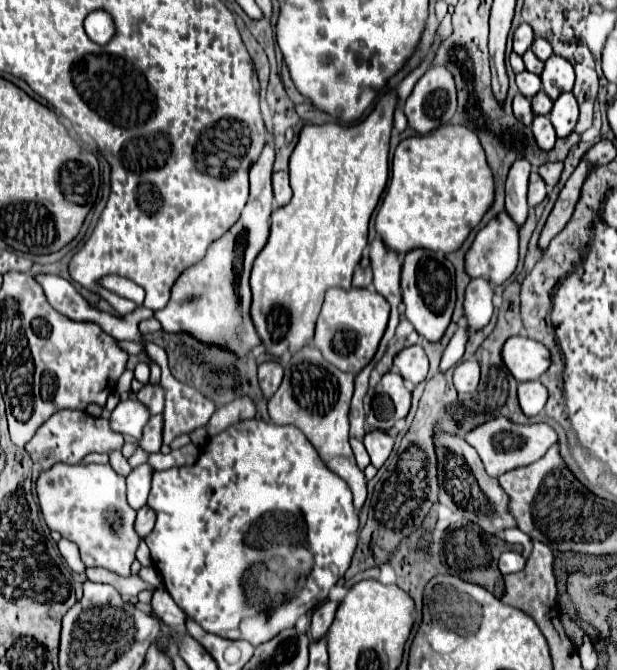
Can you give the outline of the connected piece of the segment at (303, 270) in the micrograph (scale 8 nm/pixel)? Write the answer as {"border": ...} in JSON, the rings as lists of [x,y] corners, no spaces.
{"border":[[[385,93],[361,123],[323,123],[301,127],[297,145],[289,157],[293,197],[287,205],[273,211],[269,241],[257,255],[251,271],[251,317],[263,345],[273,357],[281,357],[285,351],[297,353],[313,337],[315,321],[327,289],[351,287],[353,271],[367,245],[371,213],[375,211],[389,181],[389,135],[393,129],[395,107],[397,95]]]}

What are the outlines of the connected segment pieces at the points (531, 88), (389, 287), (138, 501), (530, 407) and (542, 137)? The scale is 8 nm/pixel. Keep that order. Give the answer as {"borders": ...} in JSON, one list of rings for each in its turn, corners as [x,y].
{"borders":[[[[523,71],[523,73],[517,75],[517,87],[519,87],[519,91],[521,91],[527,99],[533,99],[533,95],[541,89],[541,79],[539,79],[539,75],[535,75],[535,73]]],[[[375,237],[371,243],[371,269],[373,269],[373,287],[391,303],[391,319],[387,325],[385,335],[395,335],[399,325],[399,303],[401,303],[401,289],[399,289],[399,275],[401,275],[401,261],[395,251],[387,251],[383,247],[383,239]]],[[[139,465],[127,477],[127,503],[133,509],[141,509],[147,503],[147,495],[151,489],[151,475],[153,475],[153,469],[149,465]]],[[[527,381],[519,385],[519,405],[525,415],[533,417],[539,411],[543,411],[547,399],[549,399],[547,387],[541,381]]],[[[537,115],[533,119],[533,135],[535,135],[535,141],[537,145],[543,149],[543,151],[551,151],[555,141],[557,141],[557,135],[555,135],[555,129],[549,121],[549,117],[545,115]]]]}

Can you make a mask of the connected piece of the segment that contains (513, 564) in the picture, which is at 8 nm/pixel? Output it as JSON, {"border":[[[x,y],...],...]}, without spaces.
{"border":[[[507,551],[507,553],[503,553],[501,559],[499,559],[499,571],[501,571],[503,575],[517,573],[517,571],[521,571],[523,567],[525,567],[525,559],[523,559],[519,553],[515,553],[515,551]]]}

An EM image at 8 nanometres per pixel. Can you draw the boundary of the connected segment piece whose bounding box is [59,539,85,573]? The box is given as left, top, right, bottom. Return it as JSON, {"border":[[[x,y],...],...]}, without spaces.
{"border":[[[61,539],[61,541],[59,541],[59,551],[61,551],[61,555],[63,555],[65,561],[67,561],[67,565],[69,565],[73,571],[77,571],[77,573],[83,573],[83,571],[85,571],[85,565],[83,565],[83,561],[81,561],[81,557],[79,557],[79,547],[77,547],[75,543],[71,543],[69,539]]]}

